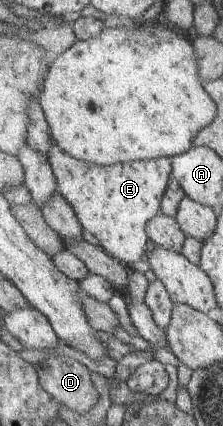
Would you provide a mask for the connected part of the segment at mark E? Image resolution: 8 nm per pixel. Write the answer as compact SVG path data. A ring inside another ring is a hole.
M54 140L47 156L57 178L58 191L61 192L61 196L71 204L83 229L97 238L104 251L128 267L133 262L141 261L143 254L149 254L147 251L147 244L150 240L148 225L162 211L162 202L174 176L172 159L137 160L123 162L123 164L101 166L73 158L67 152L61 150Z

